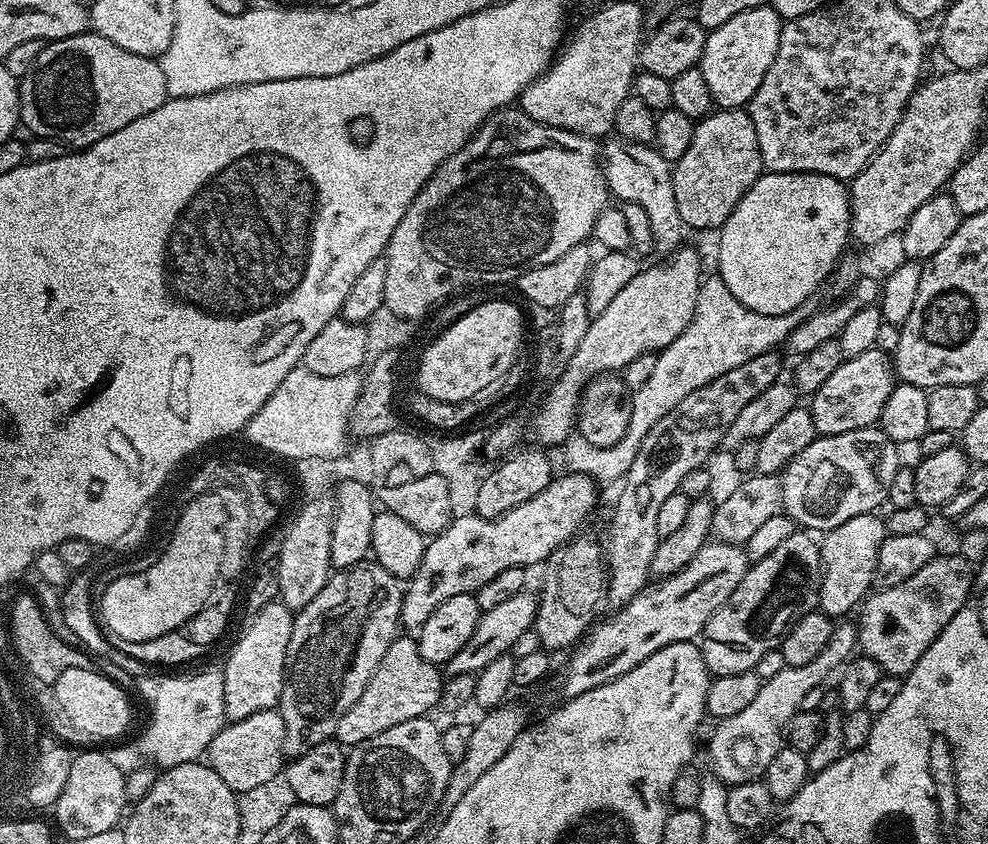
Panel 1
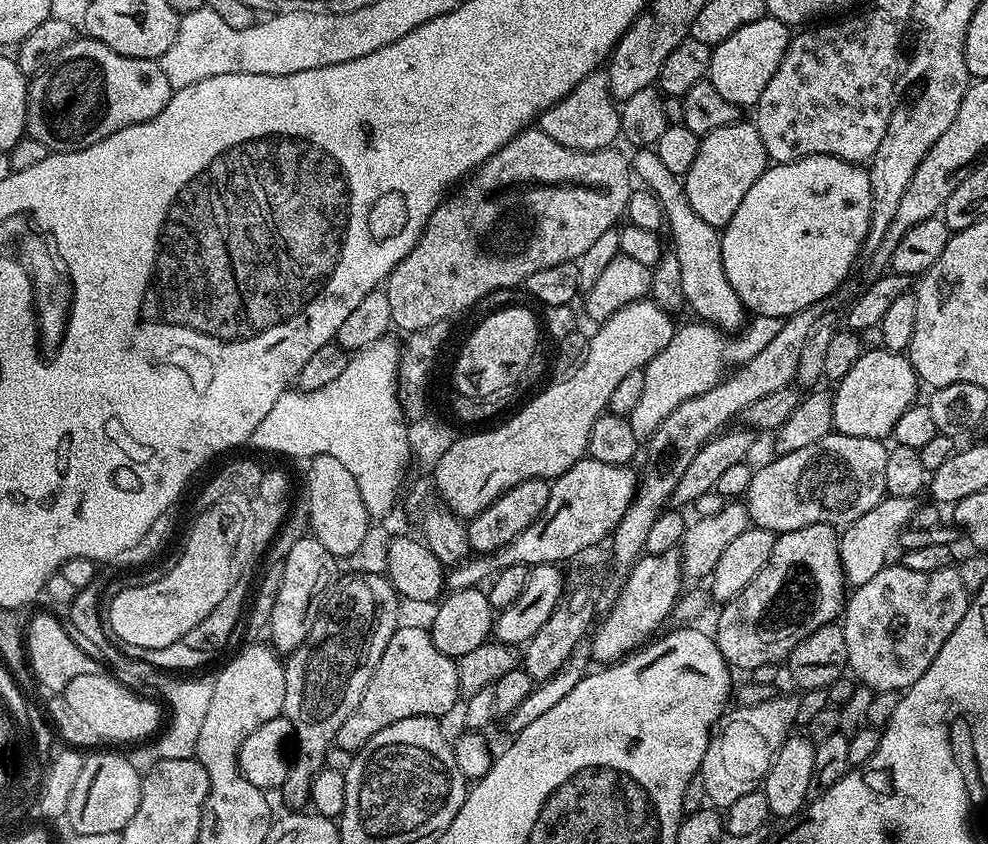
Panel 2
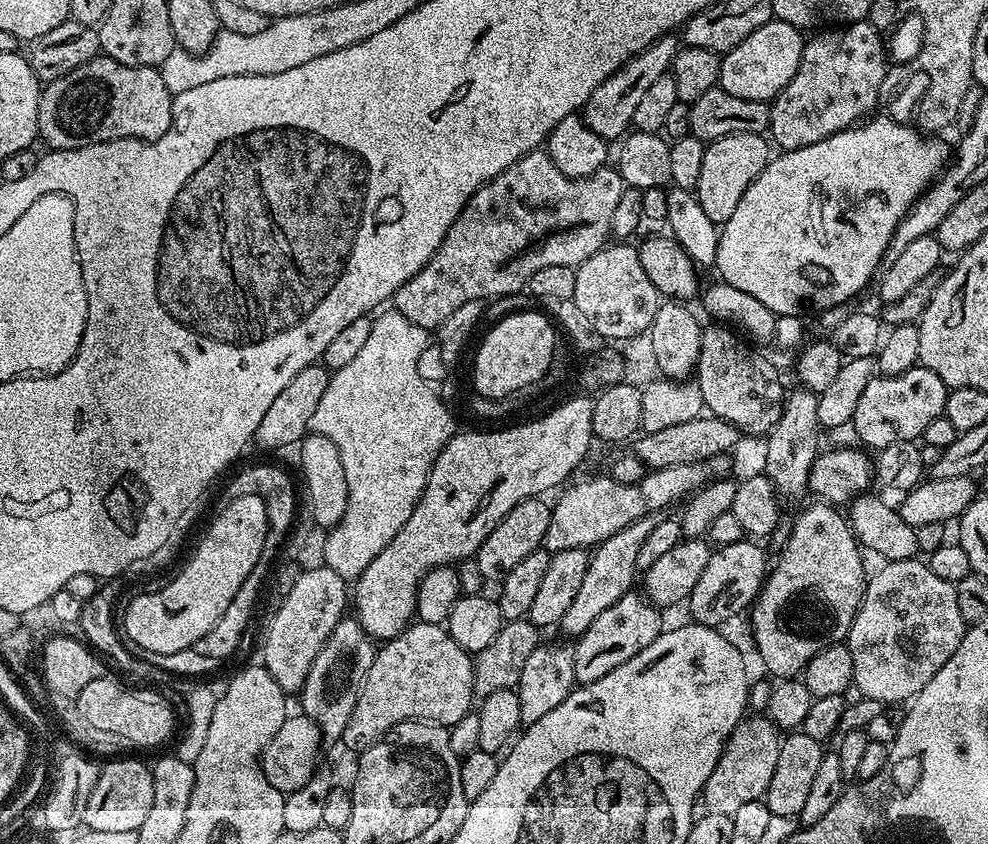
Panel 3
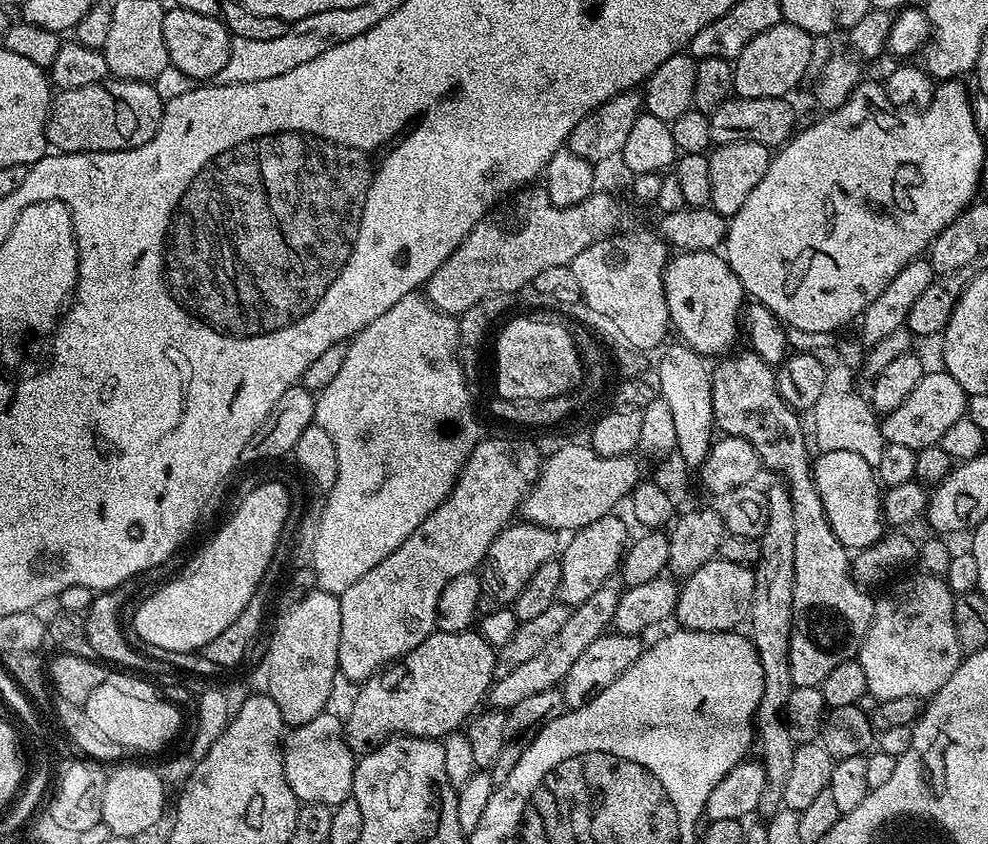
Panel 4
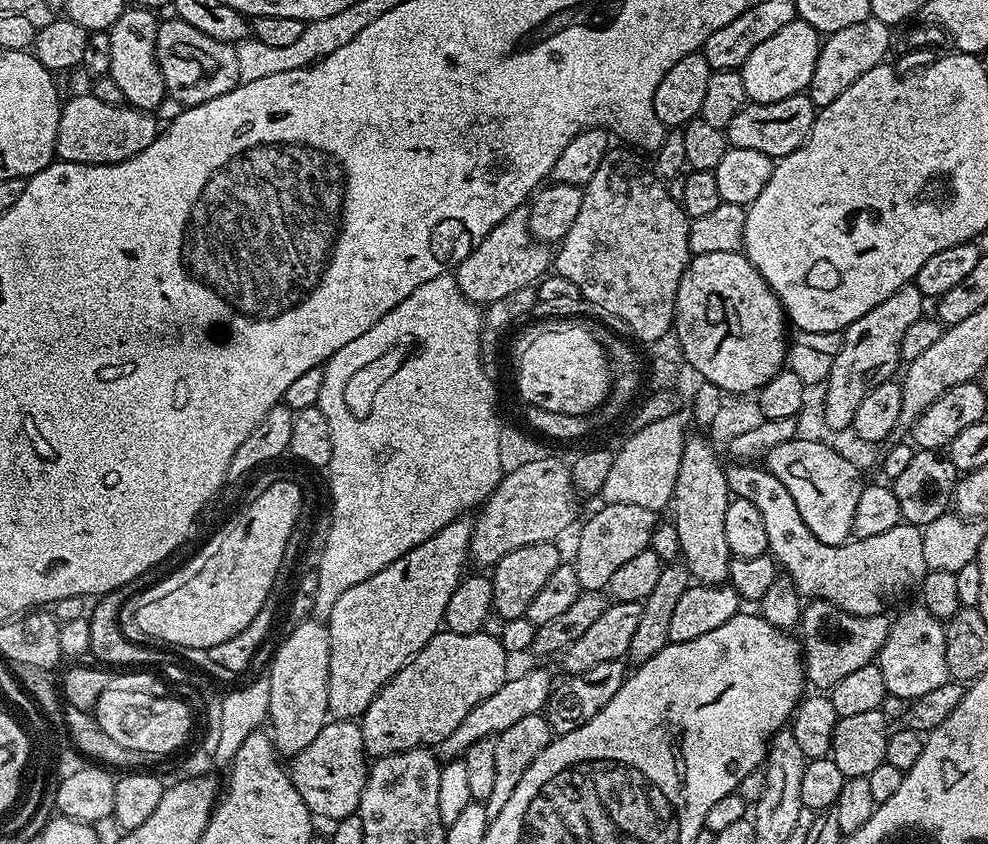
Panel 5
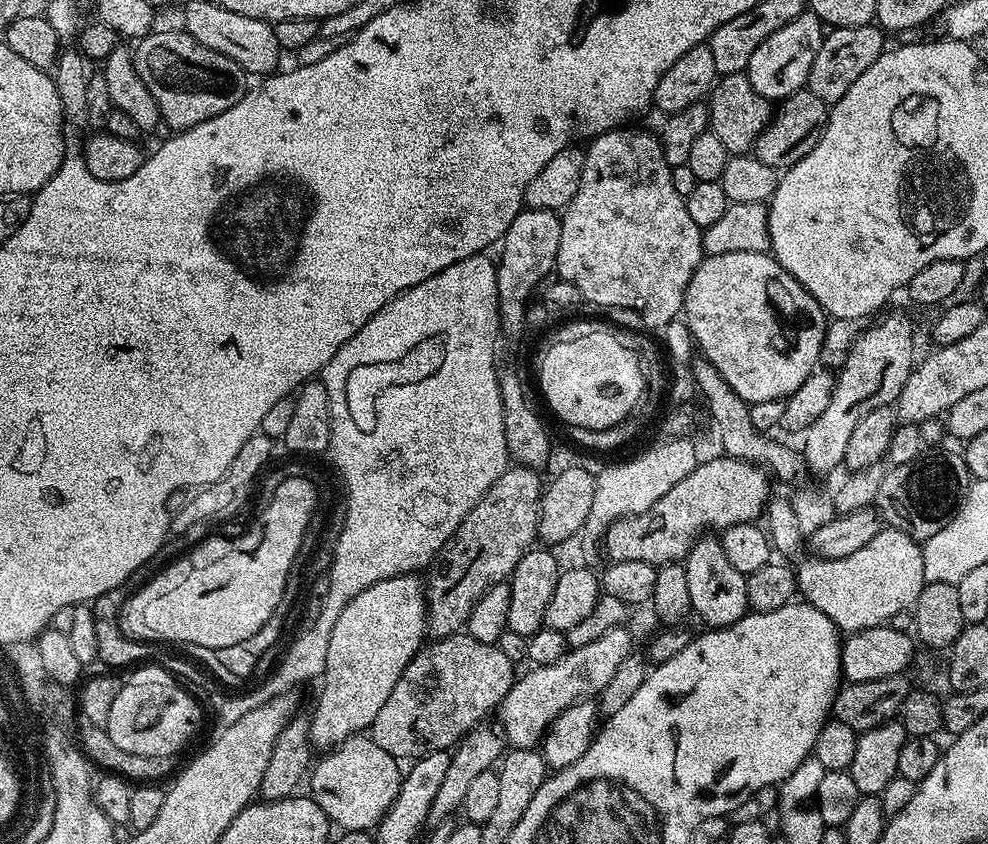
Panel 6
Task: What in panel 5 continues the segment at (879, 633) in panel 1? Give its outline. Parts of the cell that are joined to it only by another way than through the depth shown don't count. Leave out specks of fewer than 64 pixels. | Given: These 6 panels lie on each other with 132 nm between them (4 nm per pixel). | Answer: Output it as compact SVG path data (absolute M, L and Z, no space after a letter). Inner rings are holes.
M923 606L908 608L900 617L892 620L892 629L878 657L888 696L911 702L922 698L922 694L935 690L937 686L949 683L944 629L942 620Z

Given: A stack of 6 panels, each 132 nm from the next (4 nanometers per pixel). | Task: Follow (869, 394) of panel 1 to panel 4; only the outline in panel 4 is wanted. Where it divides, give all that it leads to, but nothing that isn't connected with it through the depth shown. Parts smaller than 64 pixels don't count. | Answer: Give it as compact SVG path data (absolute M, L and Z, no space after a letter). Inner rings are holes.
M943 370L925 371L918 386L914 386L914 390L906 394L902 406L883 413L879 423L884 443L894 446L910 446L910 450L915 452L921 452L923 448L937 447L942 434L946 434L946 430L954 426L954 422L965 419L968 397L968 393L962 390L962 386L958 386L958 382L954 382L950 373Z

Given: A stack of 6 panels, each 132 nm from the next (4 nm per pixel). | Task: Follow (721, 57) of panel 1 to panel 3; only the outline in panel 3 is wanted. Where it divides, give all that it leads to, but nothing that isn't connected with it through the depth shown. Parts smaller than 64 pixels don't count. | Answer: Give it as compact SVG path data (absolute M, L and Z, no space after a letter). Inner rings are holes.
M773 19L766 26L758 26L750 38L738 42L731 50L723 53L720 62L720 82L718 87L734 98L751 100L776 99L776 95L788 85L790 78L798 74L798 62L802 62L802 50L806 36L801 29L790 26L790 22Z

